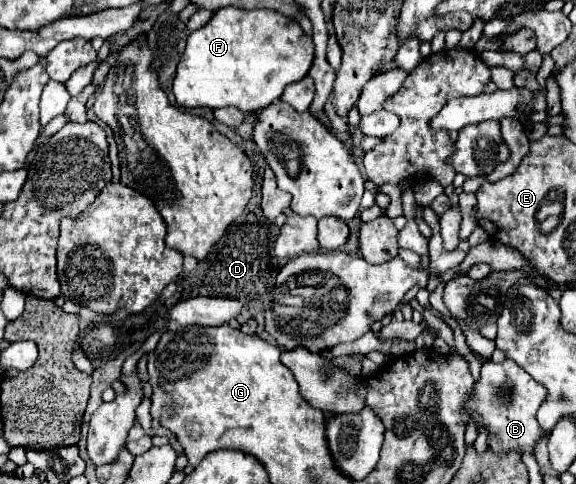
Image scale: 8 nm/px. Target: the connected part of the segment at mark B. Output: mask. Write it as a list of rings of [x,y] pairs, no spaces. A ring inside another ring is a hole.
[[[489,360],[481,366],[479,380],[467,394],[461,416],[465,422],[473,422],[475,426],[479,426],[481,422],[485,426],[489,448],[495,454],[507,454],[511,450],[533,454],[535,444],[551,434],[549,430],[541,430],[541,424],[537,422],[535,416],[543,400],[545,400],[543,386],[529,378],[529,374],[521,370],[517,362],[503,360],[501,364],[495,364]]]

